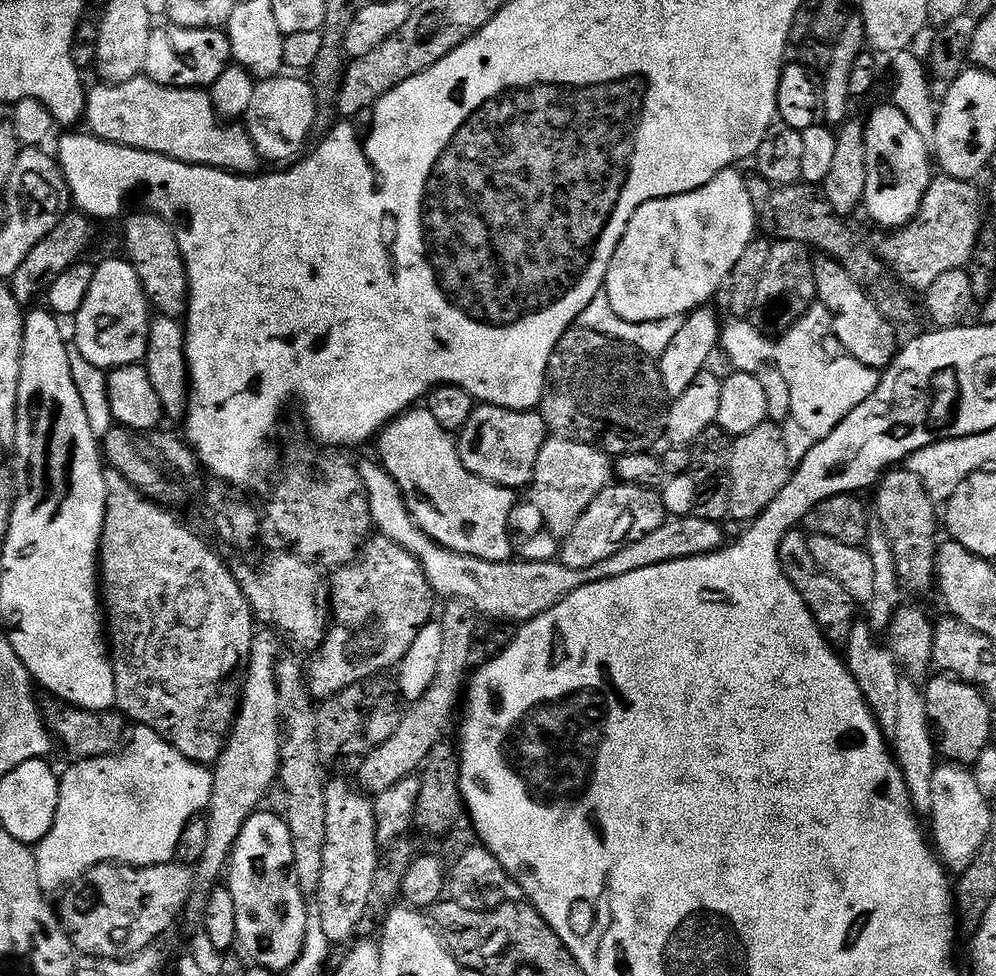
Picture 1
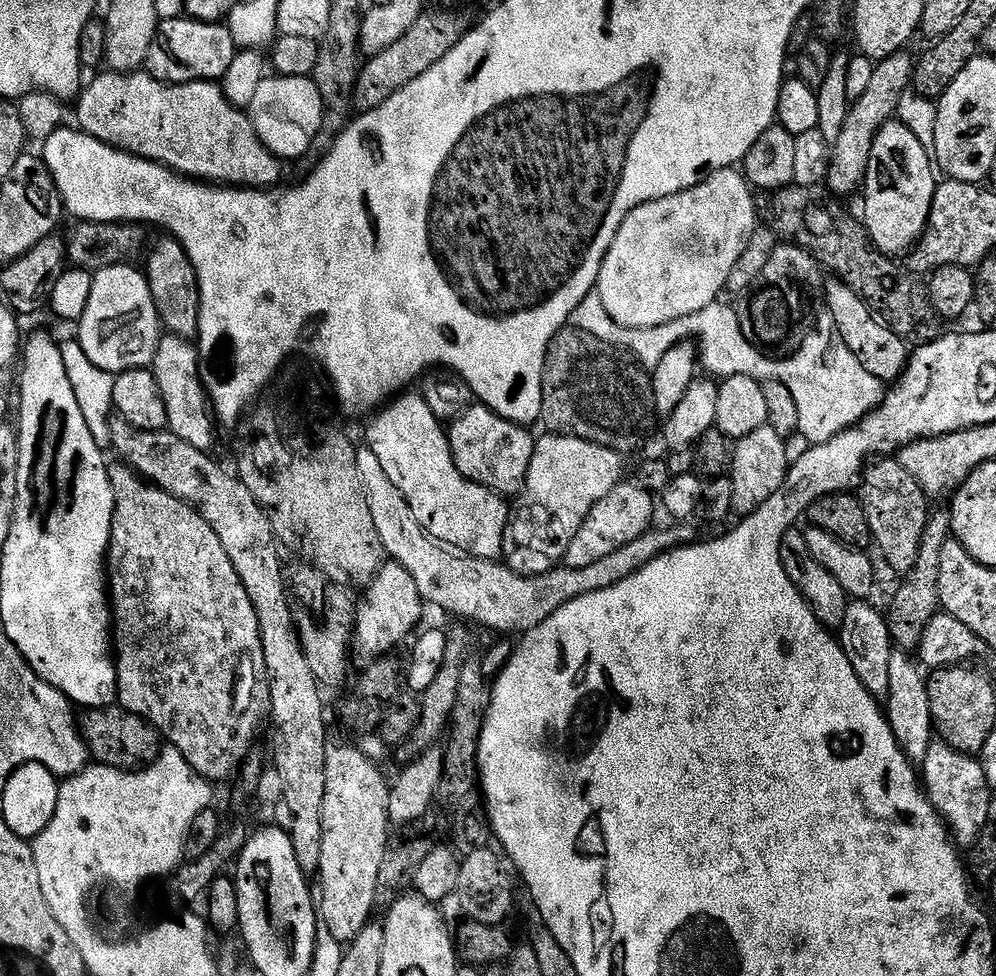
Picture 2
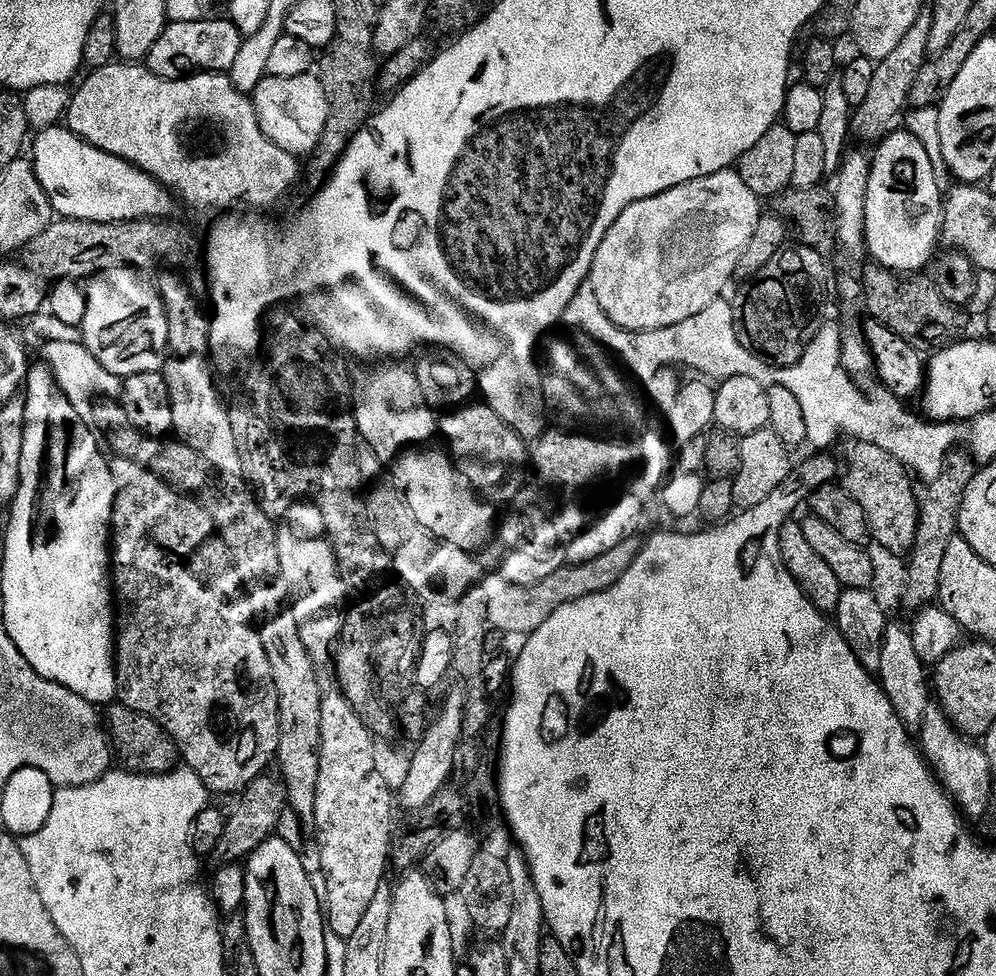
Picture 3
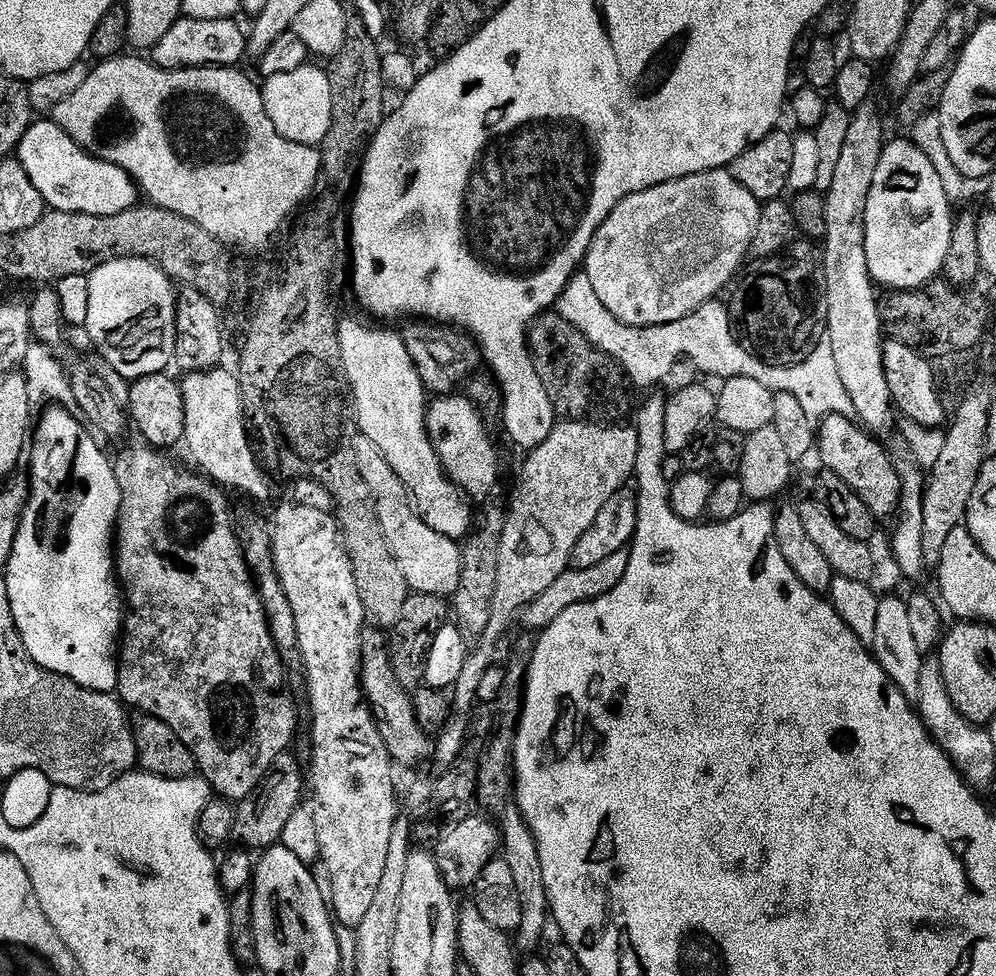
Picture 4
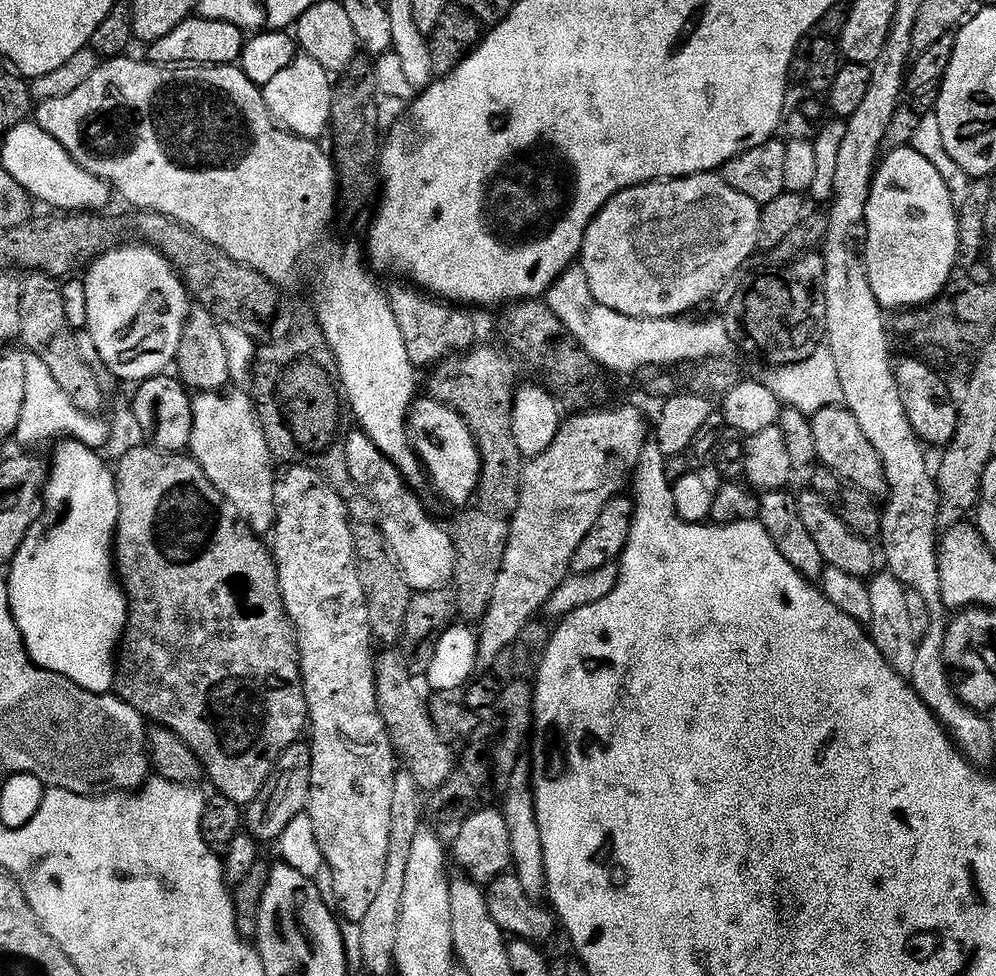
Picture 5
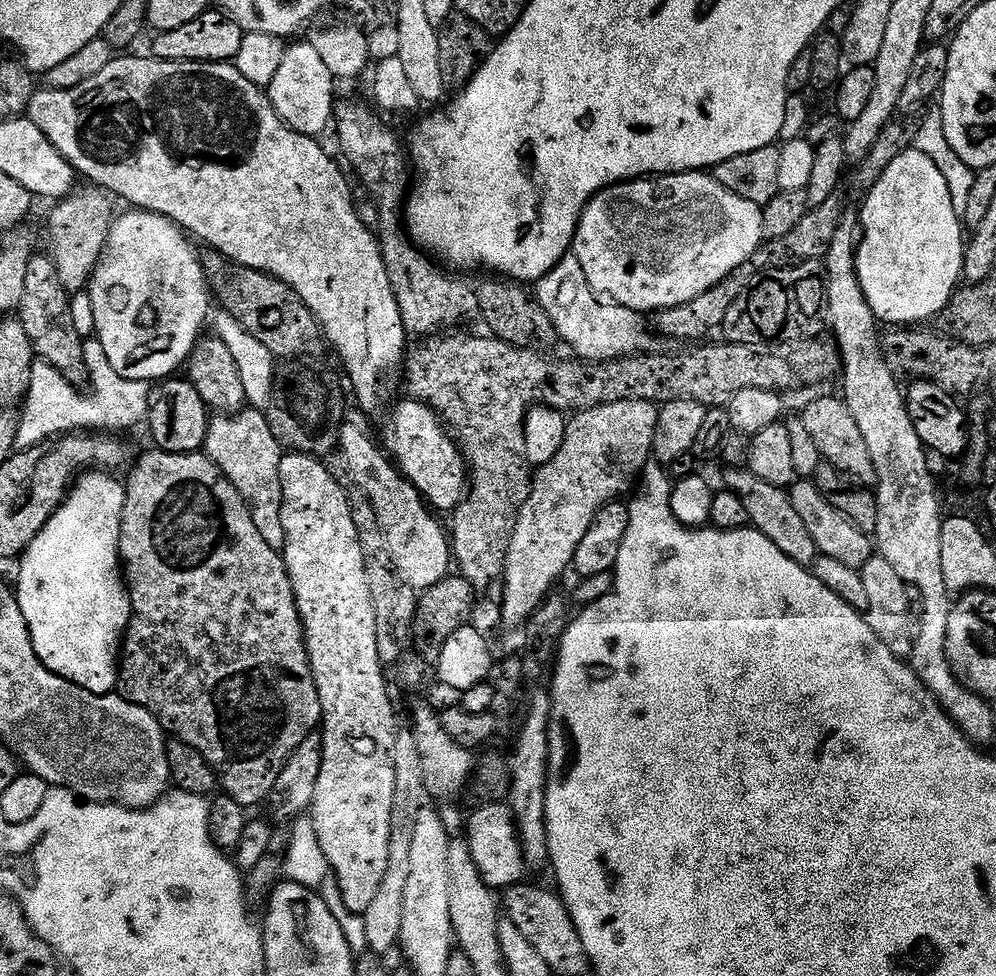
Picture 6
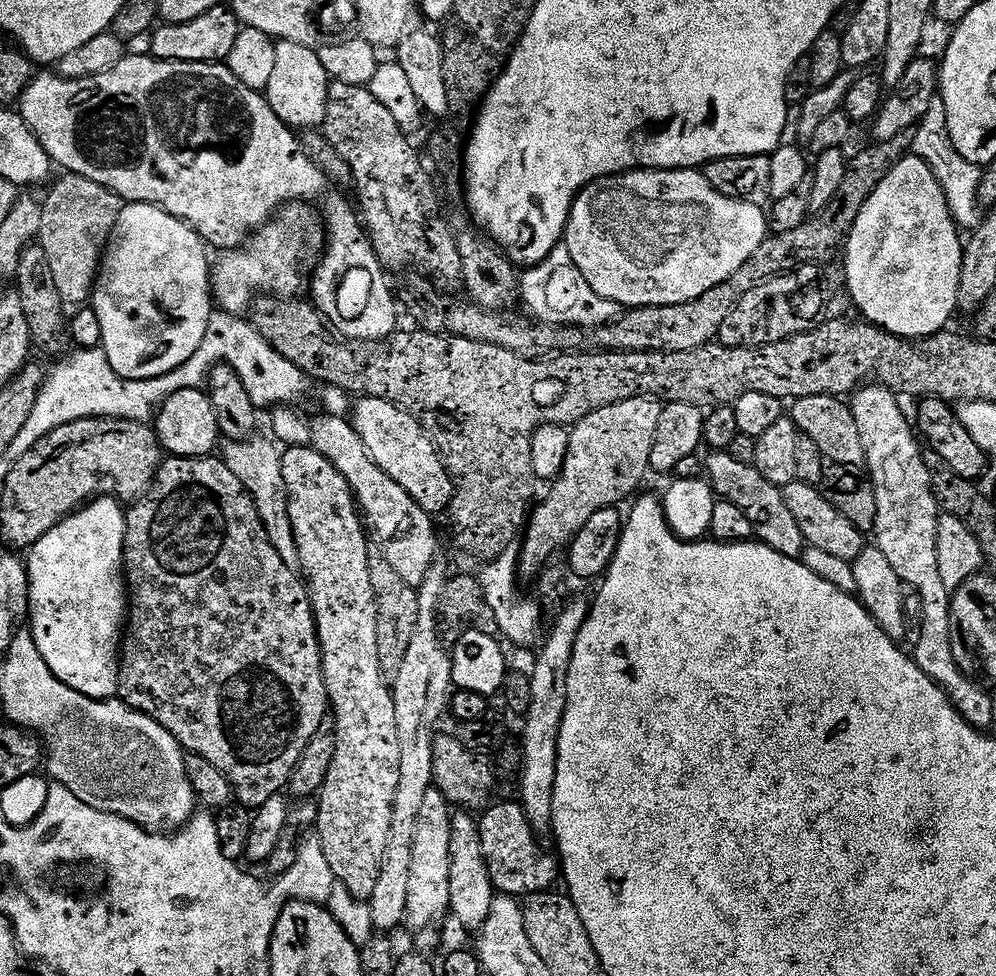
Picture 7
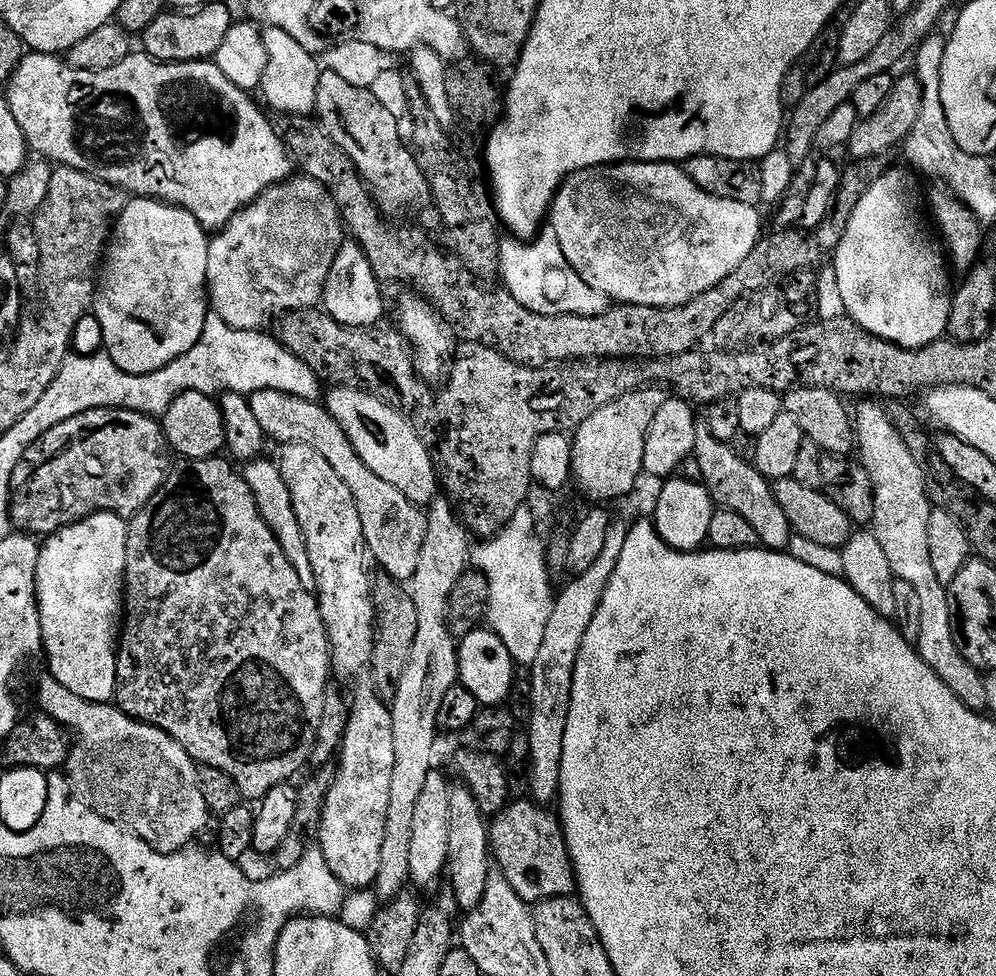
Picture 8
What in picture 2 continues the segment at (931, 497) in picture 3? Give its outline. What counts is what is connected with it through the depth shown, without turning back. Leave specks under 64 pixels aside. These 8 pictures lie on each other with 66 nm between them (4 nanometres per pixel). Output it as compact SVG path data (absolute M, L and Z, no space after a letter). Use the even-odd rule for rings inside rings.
M933 511L928 518L928 525L922 536L922 546L918 562L902 580L897 596L886 609L888 629L892 631L892 639L897 645L919 645L920 636L926 626L941 611L940 591L938 590L938 574L942 566L942 546L950 536L950 516L947 511Z

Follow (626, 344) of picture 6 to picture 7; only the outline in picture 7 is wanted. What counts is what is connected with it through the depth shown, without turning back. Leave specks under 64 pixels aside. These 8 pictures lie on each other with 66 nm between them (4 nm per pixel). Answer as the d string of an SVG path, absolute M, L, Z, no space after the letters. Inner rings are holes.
M563 242L557 244L555 250L540 264L525 269L520 277L522 302L532 310L531 315L541 323L553 324L556 327L595 330L619 315L620 306L613 300L595 294L586 278L583 278L582 272L574 266L570 250Z

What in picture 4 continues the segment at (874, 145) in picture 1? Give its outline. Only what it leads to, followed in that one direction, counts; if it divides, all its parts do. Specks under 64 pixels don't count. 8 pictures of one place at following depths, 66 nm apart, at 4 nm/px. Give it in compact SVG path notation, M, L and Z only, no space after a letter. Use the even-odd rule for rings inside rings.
M889 139L882 150L882 158L878 158L874 186L870 186L866 238L869 269L939 269L946 262L946 254L950 254L952 208L953 201L948 200L946 190L942 190L942 178L938 178L934 162L930 162L911 139Z

